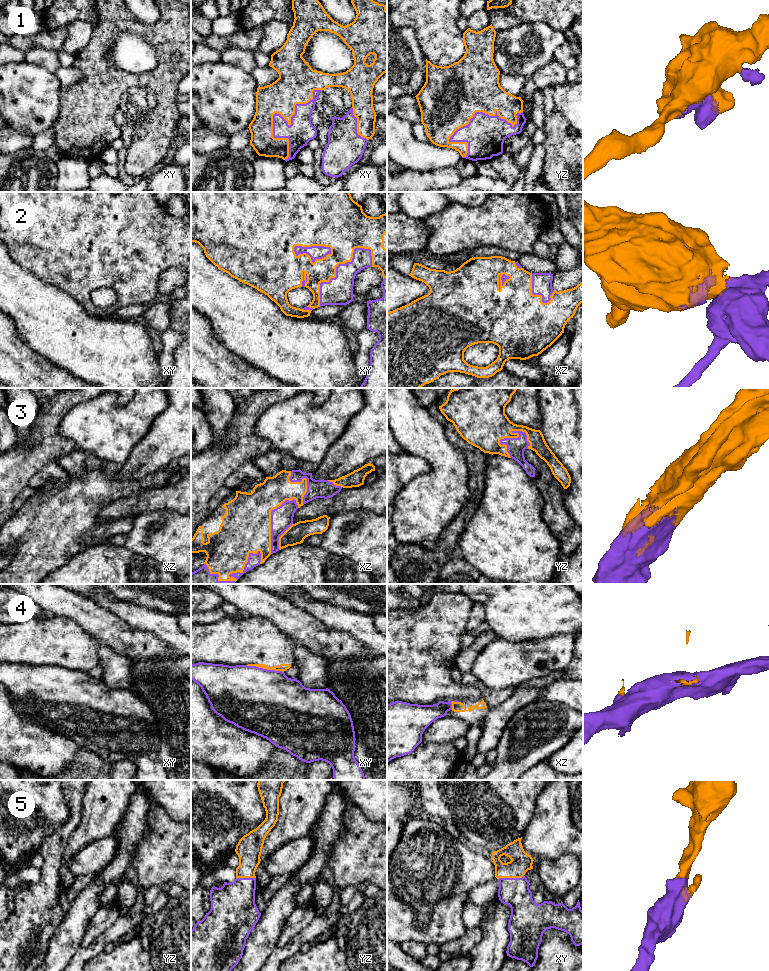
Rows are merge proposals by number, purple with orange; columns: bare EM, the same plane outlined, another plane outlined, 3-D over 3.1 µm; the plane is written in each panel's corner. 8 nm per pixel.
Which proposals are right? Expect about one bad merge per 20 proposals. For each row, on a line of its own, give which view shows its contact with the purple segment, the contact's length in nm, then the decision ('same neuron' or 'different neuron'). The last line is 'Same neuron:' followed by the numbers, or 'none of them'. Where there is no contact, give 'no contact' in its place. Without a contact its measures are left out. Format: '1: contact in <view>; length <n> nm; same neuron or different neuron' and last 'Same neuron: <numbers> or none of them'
1: contact in yz; length 650 nm; same neuron
2: contact in xy; length 600 nm; same neuron
3: contact in yz; length 260 nm; same neuron
4: contact in xy; length 300 nm; different neuron
5: contact in xy; length 220 nm; same neuron
Same neuron: 1, 2, 3, 5

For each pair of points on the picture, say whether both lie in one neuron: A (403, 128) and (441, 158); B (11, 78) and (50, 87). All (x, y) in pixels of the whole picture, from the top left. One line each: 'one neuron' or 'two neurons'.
A: one neuron
B: one neuron

